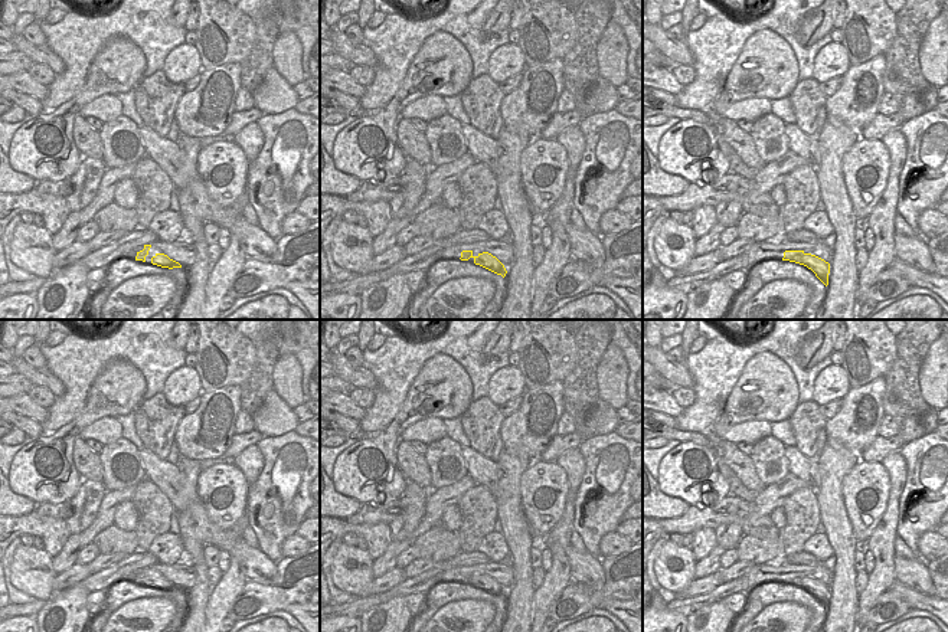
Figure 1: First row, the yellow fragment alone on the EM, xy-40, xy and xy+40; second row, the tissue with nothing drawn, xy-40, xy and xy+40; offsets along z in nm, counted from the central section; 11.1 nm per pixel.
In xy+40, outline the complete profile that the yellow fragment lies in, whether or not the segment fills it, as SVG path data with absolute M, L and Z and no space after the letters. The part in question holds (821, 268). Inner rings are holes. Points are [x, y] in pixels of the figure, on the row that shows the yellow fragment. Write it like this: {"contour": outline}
{"contour": "M785 250L782 261L807 266L826 286L828 285L830 263L824 259L811 253L805 253L804 250Z"}

